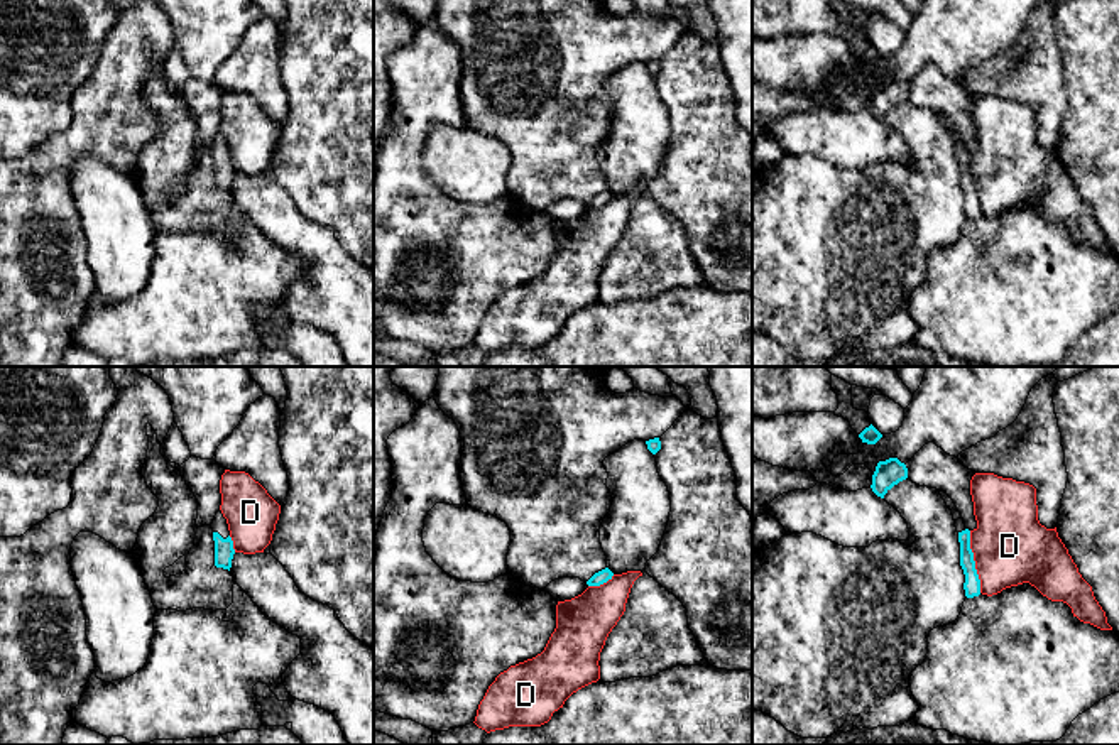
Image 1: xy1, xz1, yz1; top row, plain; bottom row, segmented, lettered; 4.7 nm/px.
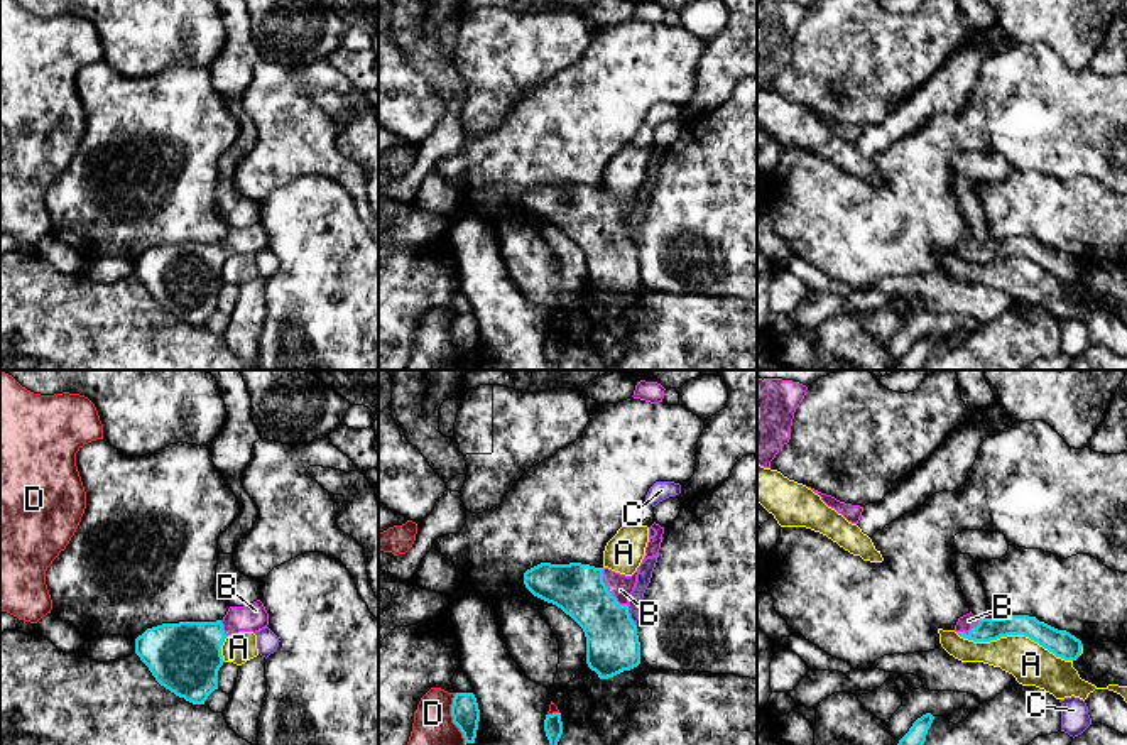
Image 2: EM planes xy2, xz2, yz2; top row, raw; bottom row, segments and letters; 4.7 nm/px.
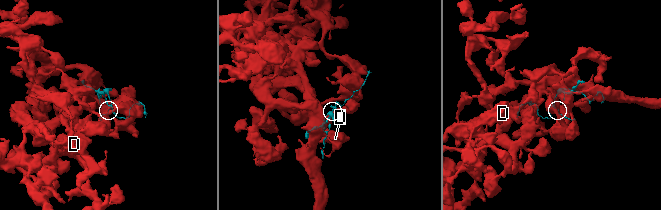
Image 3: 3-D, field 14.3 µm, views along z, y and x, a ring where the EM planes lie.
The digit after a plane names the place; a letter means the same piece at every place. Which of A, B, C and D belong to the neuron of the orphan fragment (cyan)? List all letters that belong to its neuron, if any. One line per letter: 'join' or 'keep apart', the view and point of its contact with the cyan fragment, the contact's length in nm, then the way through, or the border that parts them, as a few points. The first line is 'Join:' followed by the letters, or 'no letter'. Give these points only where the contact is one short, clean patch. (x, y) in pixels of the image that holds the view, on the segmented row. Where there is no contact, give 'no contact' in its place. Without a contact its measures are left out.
Join: B
A: keep apart; contact yz2 (1014, 634); length 600 nm
B: join; contact xz2 (607, 590); length 220 nm
C: keep apart; contact xz2 (629, 615); length 110 nm
D: keep apart; contact yz1 (974, 561); length 300 nm

